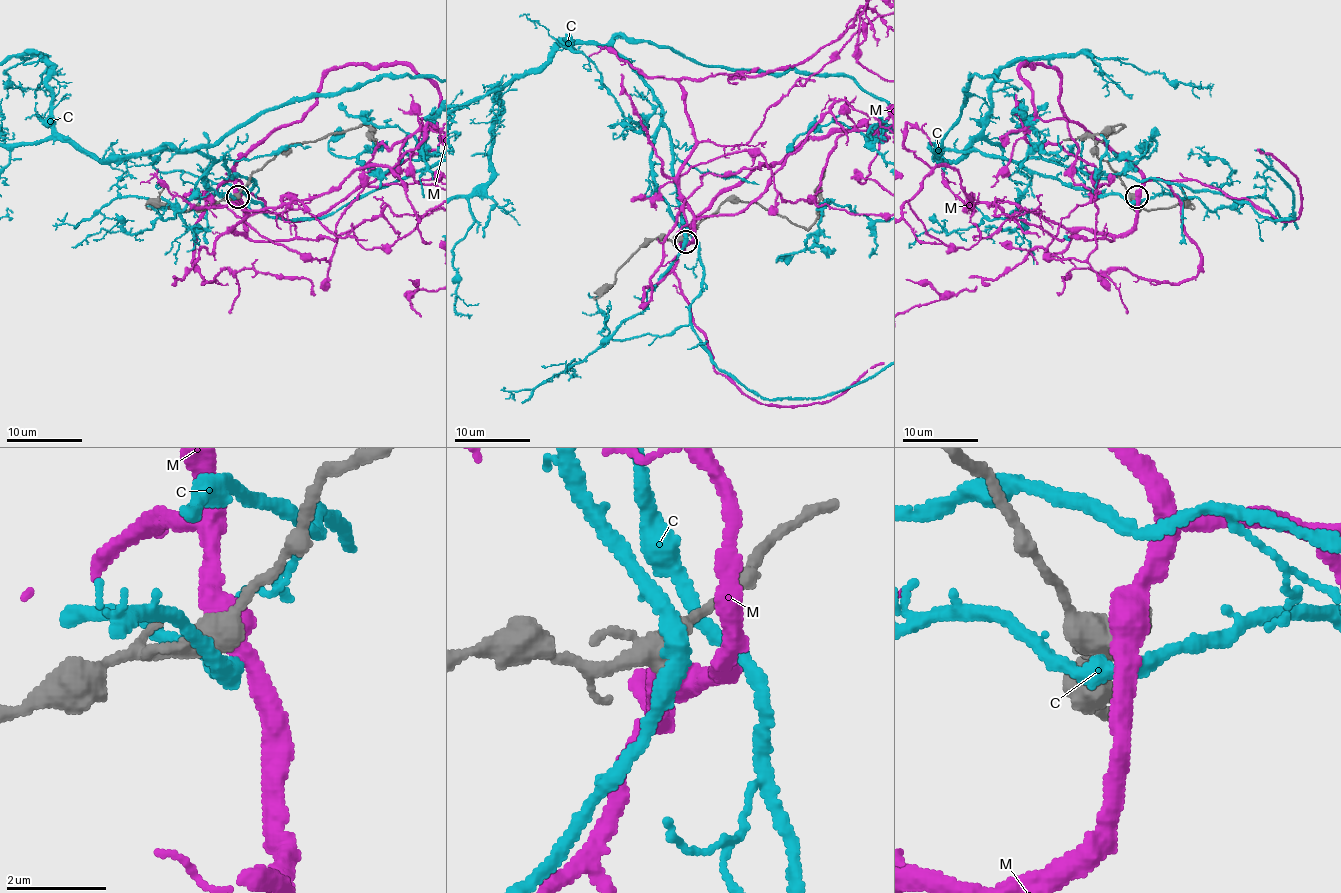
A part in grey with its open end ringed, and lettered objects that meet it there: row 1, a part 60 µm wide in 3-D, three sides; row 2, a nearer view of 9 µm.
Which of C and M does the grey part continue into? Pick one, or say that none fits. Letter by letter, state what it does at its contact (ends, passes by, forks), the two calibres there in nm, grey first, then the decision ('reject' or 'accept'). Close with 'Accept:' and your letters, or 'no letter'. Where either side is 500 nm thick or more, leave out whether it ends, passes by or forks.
C: it passes by; 400 nm thick on the grey side, 360 nm on the other; reject
M: 400 nm thick on the grey side, 500 nm on the other; accept
Accept: M

